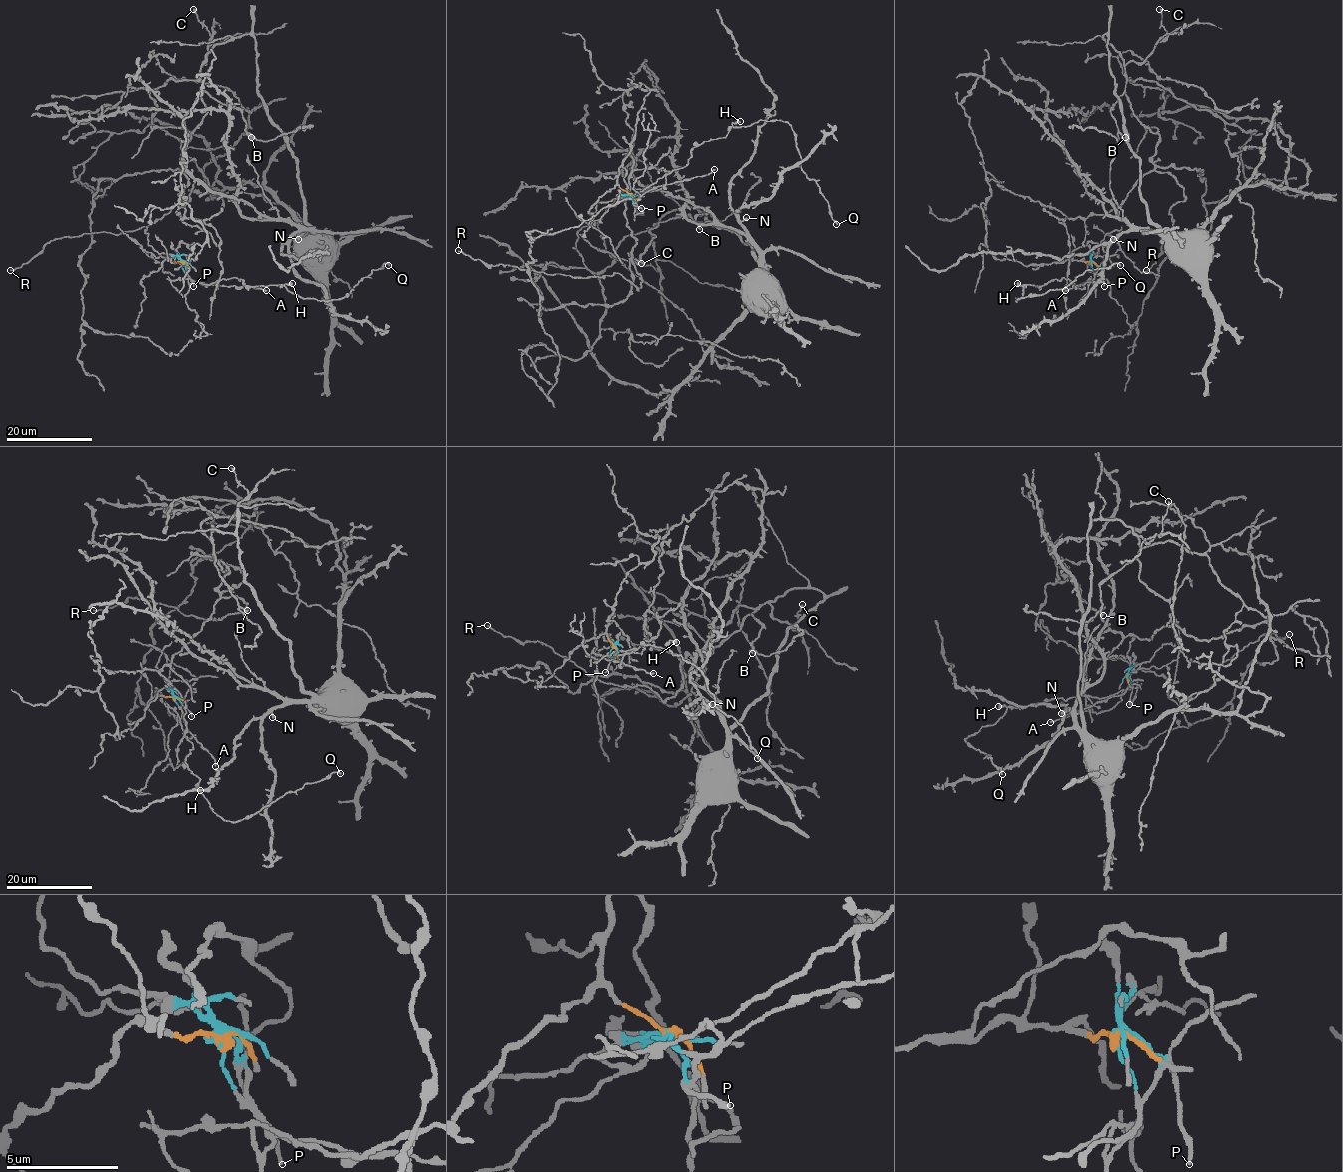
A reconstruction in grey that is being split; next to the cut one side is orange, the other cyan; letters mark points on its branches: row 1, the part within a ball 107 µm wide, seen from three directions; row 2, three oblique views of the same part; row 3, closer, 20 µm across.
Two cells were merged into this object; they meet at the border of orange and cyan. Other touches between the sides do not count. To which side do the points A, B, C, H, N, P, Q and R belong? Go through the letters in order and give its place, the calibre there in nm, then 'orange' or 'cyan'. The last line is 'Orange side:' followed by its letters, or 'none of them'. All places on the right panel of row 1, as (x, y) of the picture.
A: place (1065, 290); calibre 200 nm; cyan
B: place (1125, 137); calibre 240 nm; orange
C: place (1159, 9); calibre 240 nm; orange
H: place (1017, 283); calibre 420 nm; cyan
N: place (1113, 239); calibre 400 nm; orange
P: place (1104, 286); calibre 150 nm; cyan
Q: place (1120, 265); calibre 200 nm; cyan
R: place (1146, 270); calibre 190 nm; orange
Orange side: B, C, N, R

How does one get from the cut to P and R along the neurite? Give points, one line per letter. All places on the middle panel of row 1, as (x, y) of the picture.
P: (630, 194), (633, 204), (642, 207)
R: (630, 194), (642, 65), (676, 122), (687, 218), (761, 260), (679, 207), (630, 257), (637, 289), (458, 250)

